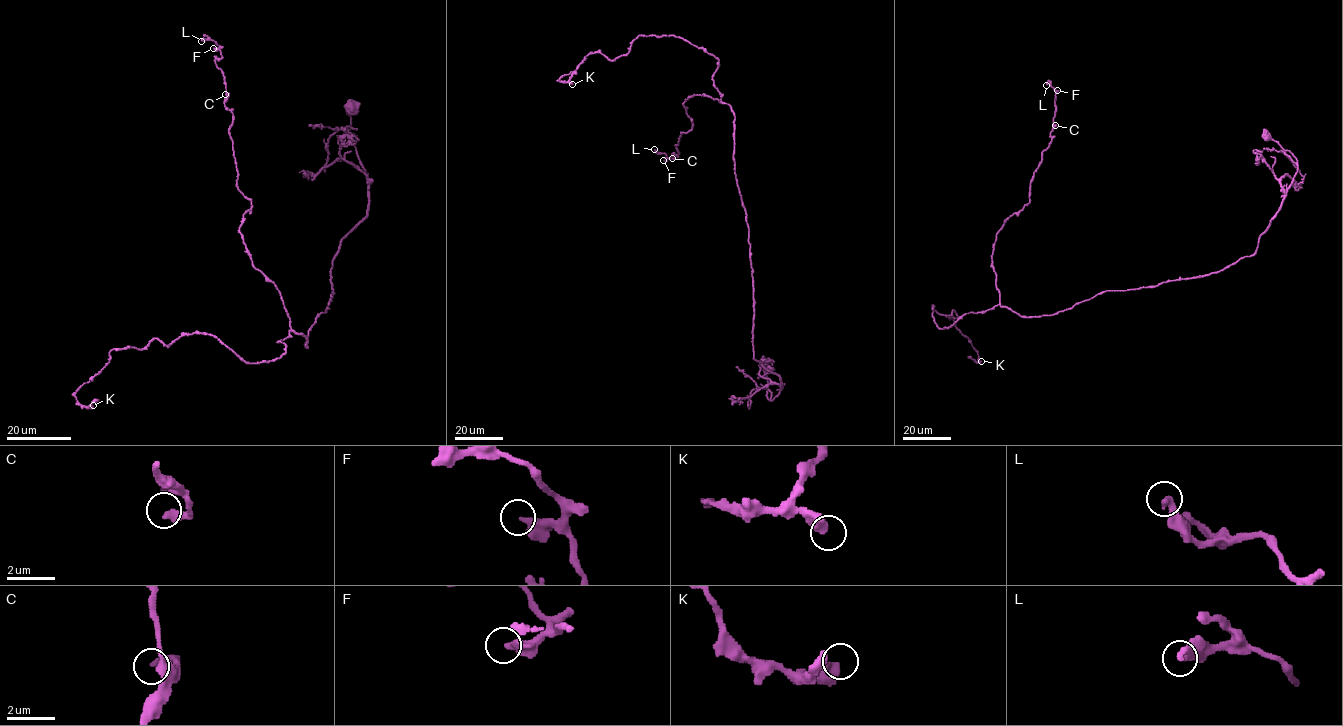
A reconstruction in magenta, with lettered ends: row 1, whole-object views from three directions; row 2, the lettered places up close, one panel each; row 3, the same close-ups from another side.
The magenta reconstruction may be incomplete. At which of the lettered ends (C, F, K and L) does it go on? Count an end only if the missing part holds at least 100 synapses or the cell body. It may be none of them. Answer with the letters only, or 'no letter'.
no letter

